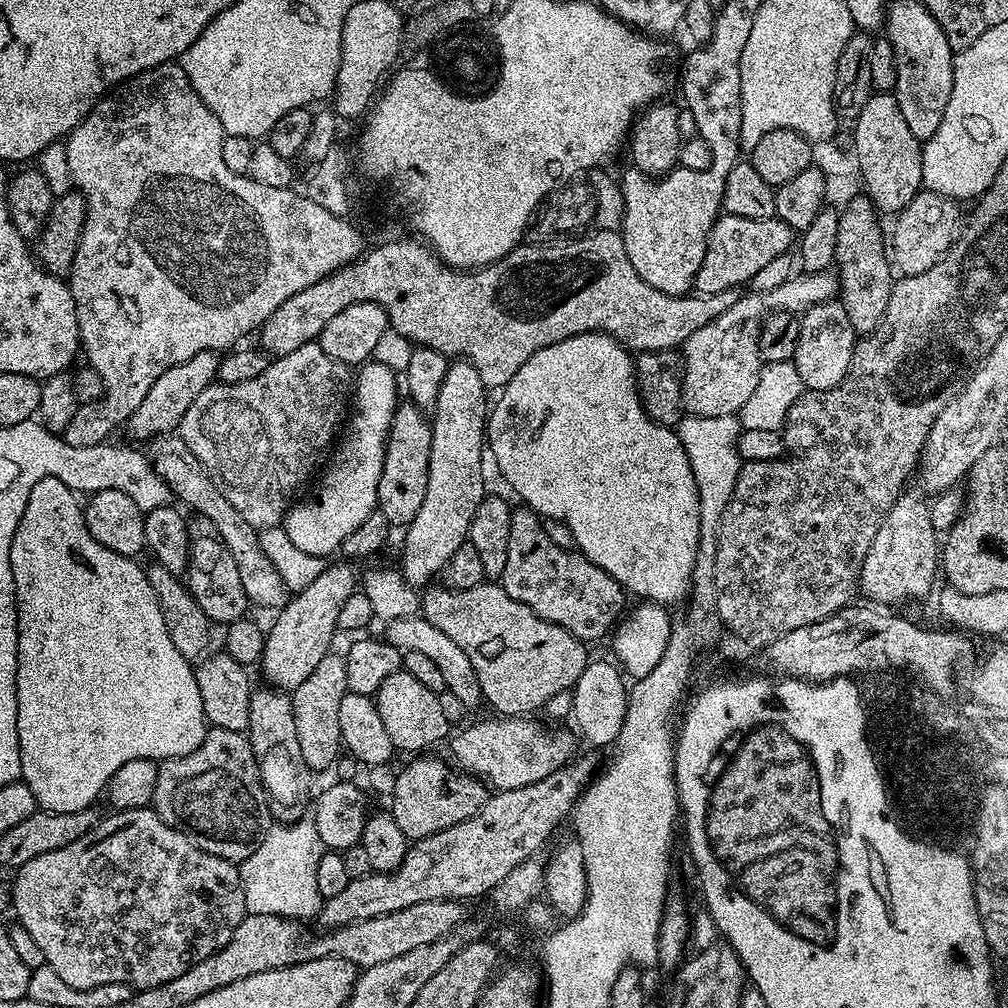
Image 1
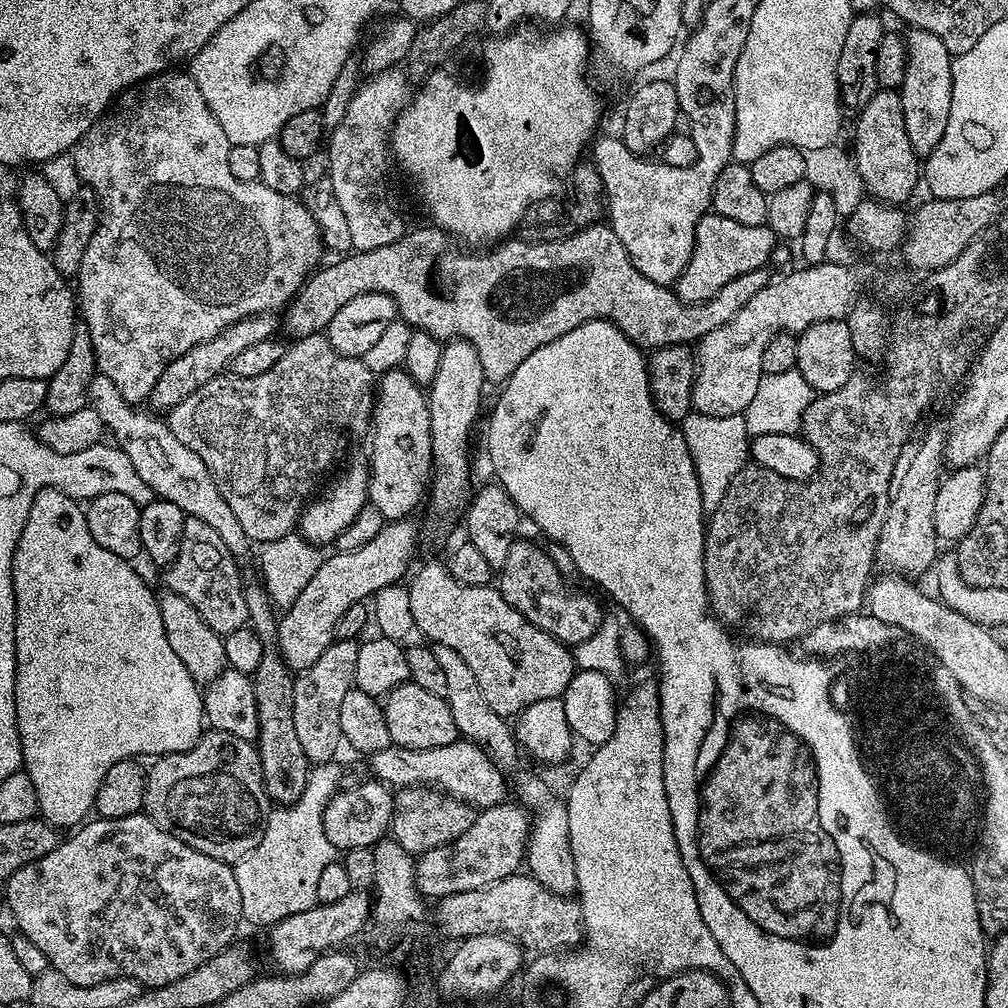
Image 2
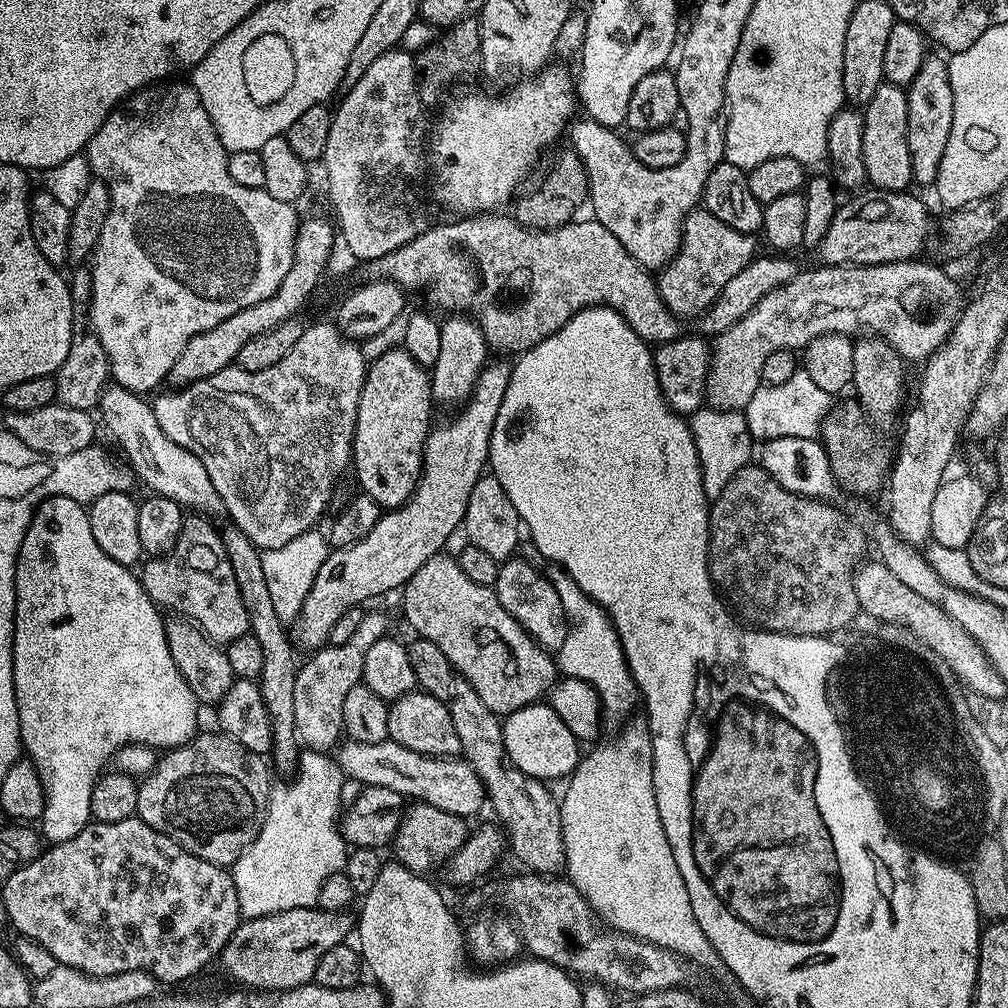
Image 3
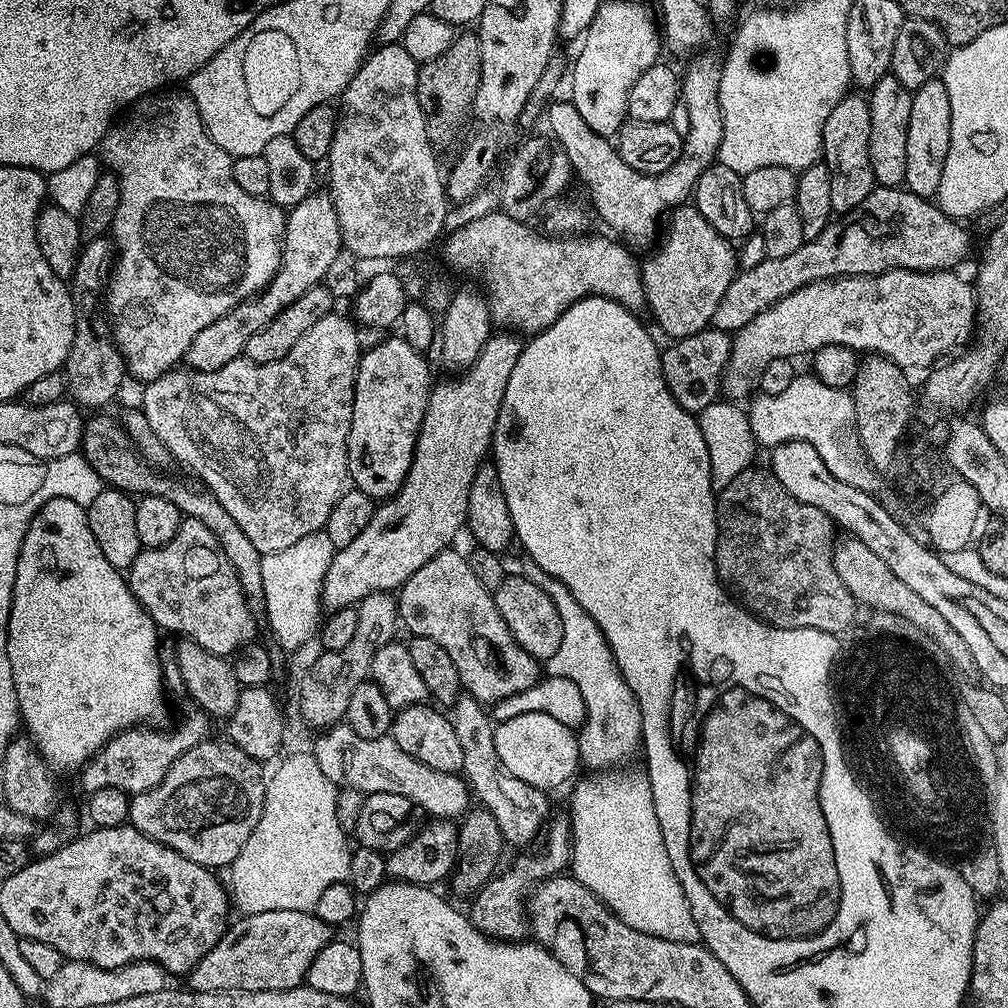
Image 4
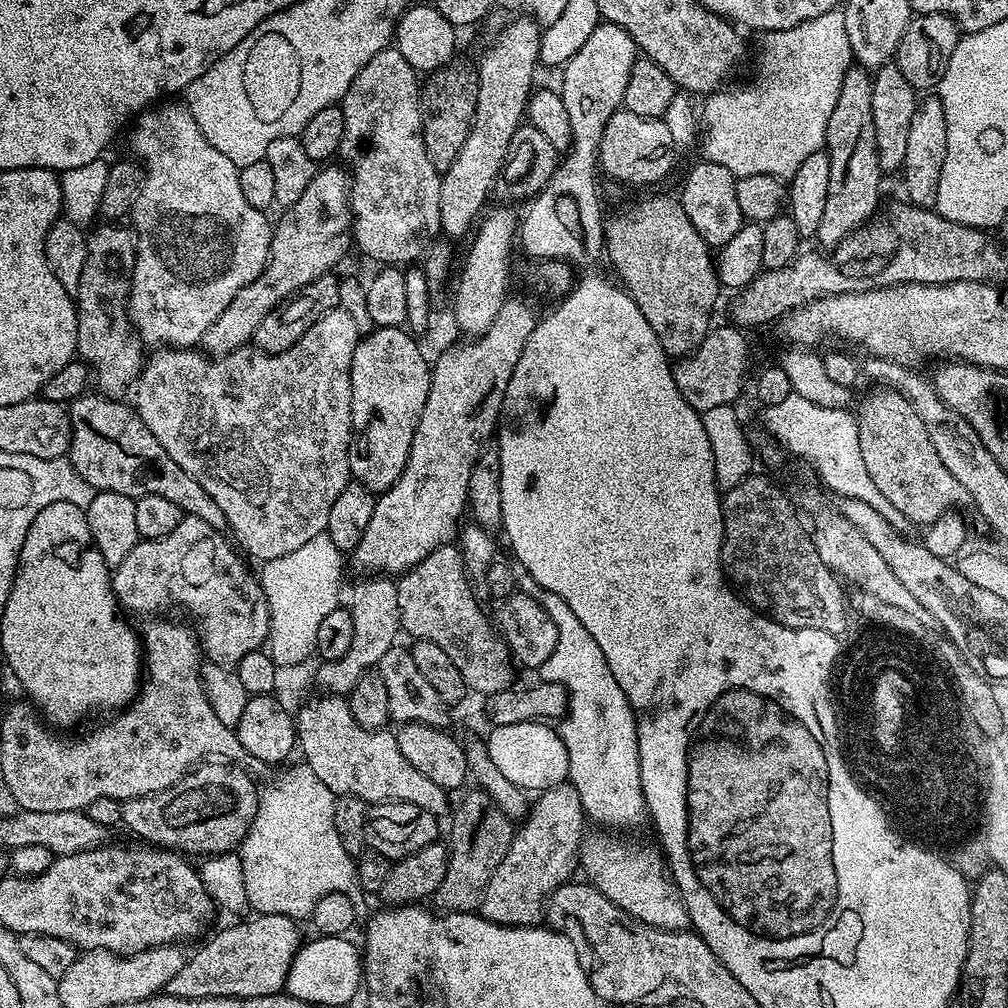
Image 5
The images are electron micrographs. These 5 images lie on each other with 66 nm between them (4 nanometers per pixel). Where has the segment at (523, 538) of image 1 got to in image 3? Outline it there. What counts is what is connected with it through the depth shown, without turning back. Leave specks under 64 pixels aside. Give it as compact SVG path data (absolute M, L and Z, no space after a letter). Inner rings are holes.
M521 558L505 560L500 564L498 578L494 585L494 591L498 602L506 606L506 610L515 620L534 637L542 647L555 650L566 642L566 634L569 630L568 615L564 613L564 604L560 601L558 590L549 582L547 575L540 572L532 564L527 564Z

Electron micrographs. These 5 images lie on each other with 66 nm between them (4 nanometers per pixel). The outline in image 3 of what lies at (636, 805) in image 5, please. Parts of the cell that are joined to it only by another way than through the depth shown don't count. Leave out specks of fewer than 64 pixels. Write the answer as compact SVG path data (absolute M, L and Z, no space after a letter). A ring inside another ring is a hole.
M549 563L547 567L547 578L554 586L554 590L558 590L570 625L566 642L562 642L562 646L554 652L559 675L578 678L594 686L600 699L603 727L619 729L633 715L631 712L638 708L638 689L632 677L632 671L628 669L628 663L620 645L620 636L607 612L593 602L586 593L580 591L578 582L570 578L565 568L554 563Z

